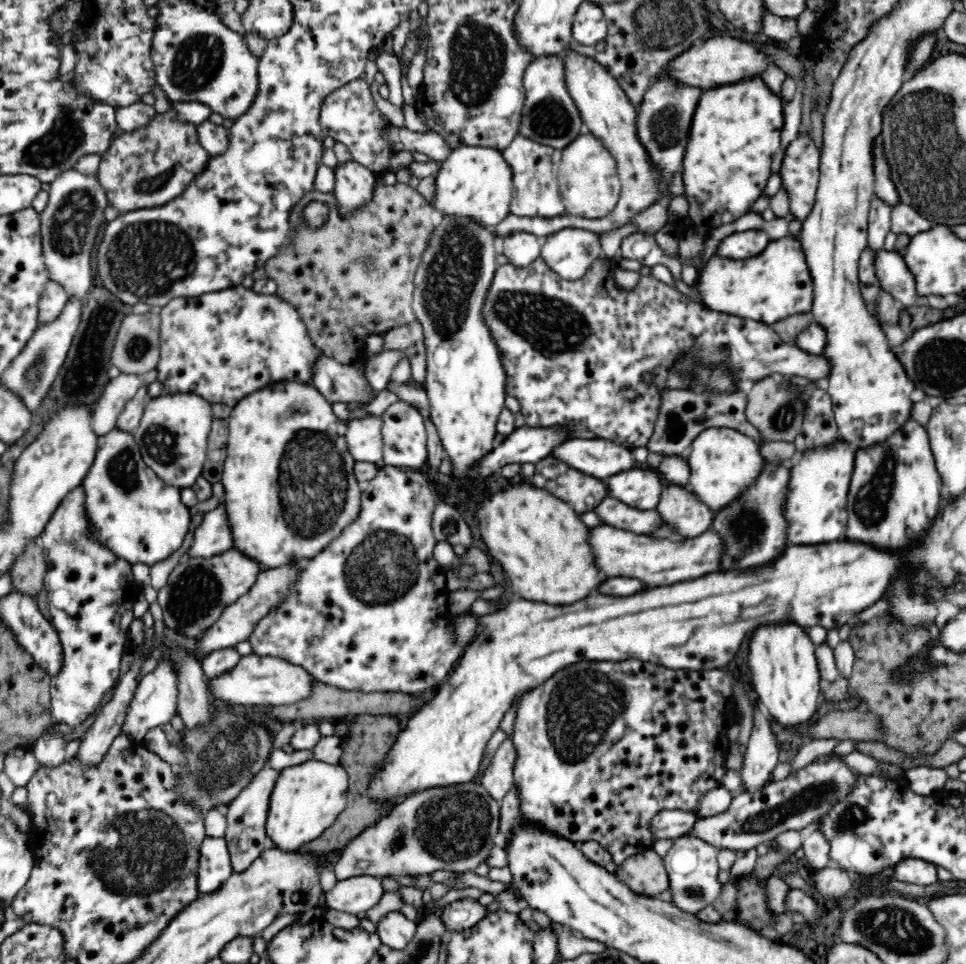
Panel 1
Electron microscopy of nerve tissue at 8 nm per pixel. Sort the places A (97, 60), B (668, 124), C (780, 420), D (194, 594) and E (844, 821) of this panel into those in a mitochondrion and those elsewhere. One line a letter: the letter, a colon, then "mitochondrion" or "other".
A: other
B: mitochondrion
C: mitochondrion
D: mitochondrion
E: mitochondrion

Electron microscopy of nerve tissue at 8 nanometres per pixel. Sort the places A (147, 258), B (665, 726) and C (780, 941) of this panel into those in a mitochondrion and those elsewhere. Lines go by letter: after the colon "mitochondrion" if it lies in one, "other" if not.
A: mitochondrion
B: other
C: other

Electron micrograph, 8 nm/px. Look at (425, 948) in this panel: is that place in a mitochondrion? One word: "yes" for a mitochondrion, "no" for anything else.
yes

